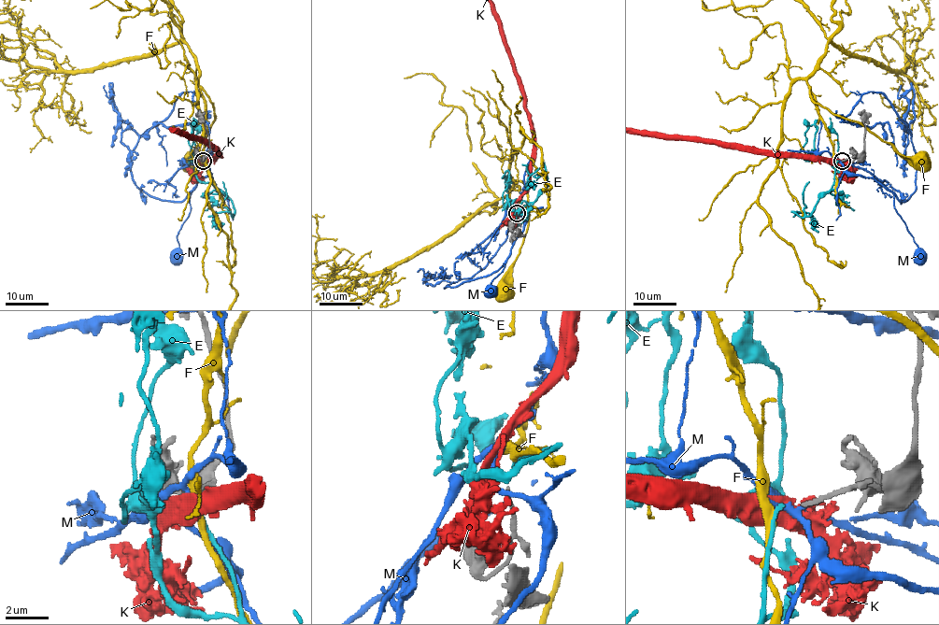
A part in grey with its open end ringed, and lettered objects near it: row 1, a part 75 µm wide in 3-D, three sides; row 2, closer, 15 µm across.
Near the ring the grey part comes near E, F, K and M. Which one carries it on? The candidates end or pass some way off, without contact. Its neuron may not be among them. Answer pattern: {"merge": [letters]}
{"merge": ["E"]}

